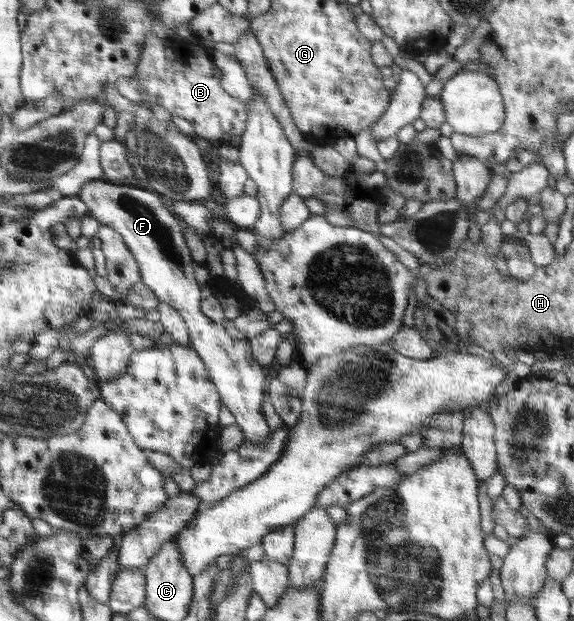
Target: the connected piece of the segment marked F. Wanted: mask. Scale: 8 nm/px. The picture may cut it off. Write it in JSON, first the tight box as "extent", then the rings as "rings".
{"extent":[76,180,270,444],"rings":[[[104,180],[90,181],[85,185],[81,185],[76,197],[81,198],[81,201],[87,205],[89,215],[93,219],[99,221],[101,225],[113,228],[123,237],[125,245],[129,248],[129,253],[133,255],[133,259],[139,265],[142,283],[151,288],[153,294],[159,300],[170,304],[180,312],[180,316],[189,330],[190,346],[208,368],[210,379],[216,386],[220,401],[236,418],[236,423],[243,431],[244,440],[251,444],[266,442],[270,435],[270,428],[265,422],[262,404],[266,395],[265,390],[268,387],[267,377],[263,373],[263,367],[253,358],[252,346],[249,340],[237,339],[227,334],[221,323],[215,323],[201,312],[200,304],[204,298],[201,297],[200,285],[197,283],[193,272],[195,262],[192,260],[190,250],[181,232],[181,226],[177,222],[176,214],[167,209],[163,198],[153,189],[119,183],[108,184]]]}

